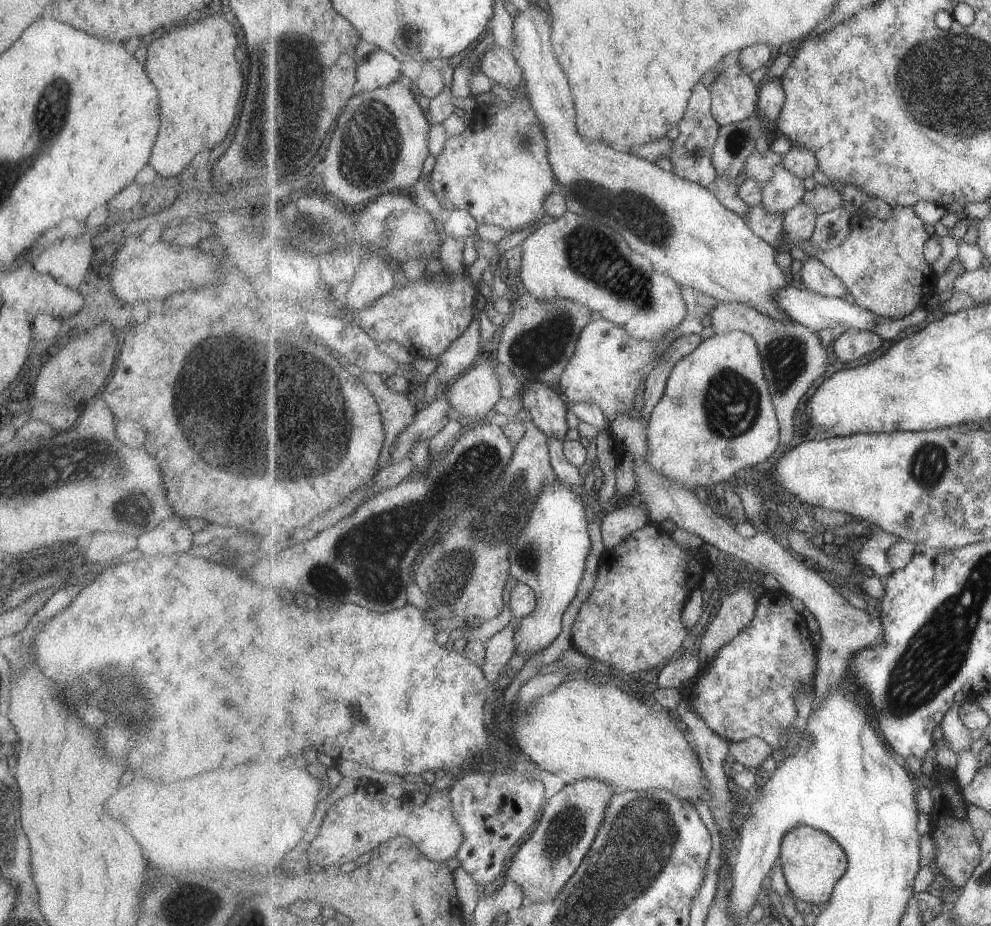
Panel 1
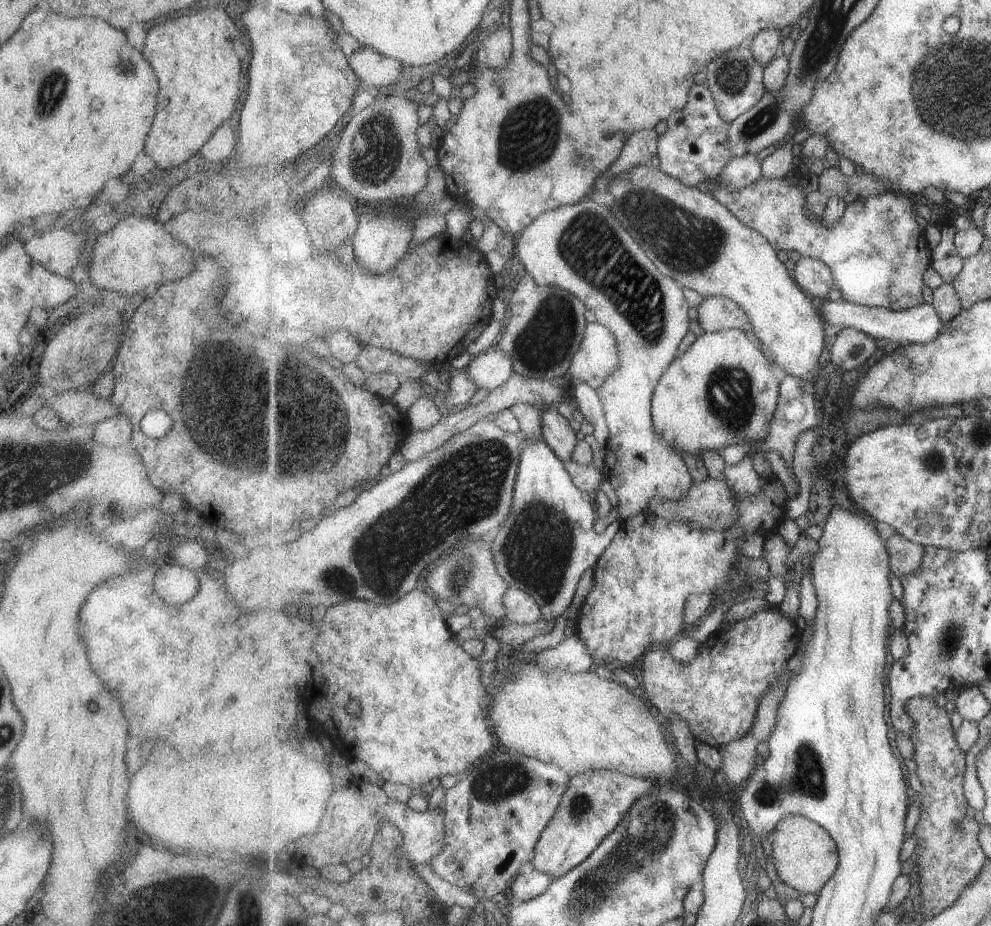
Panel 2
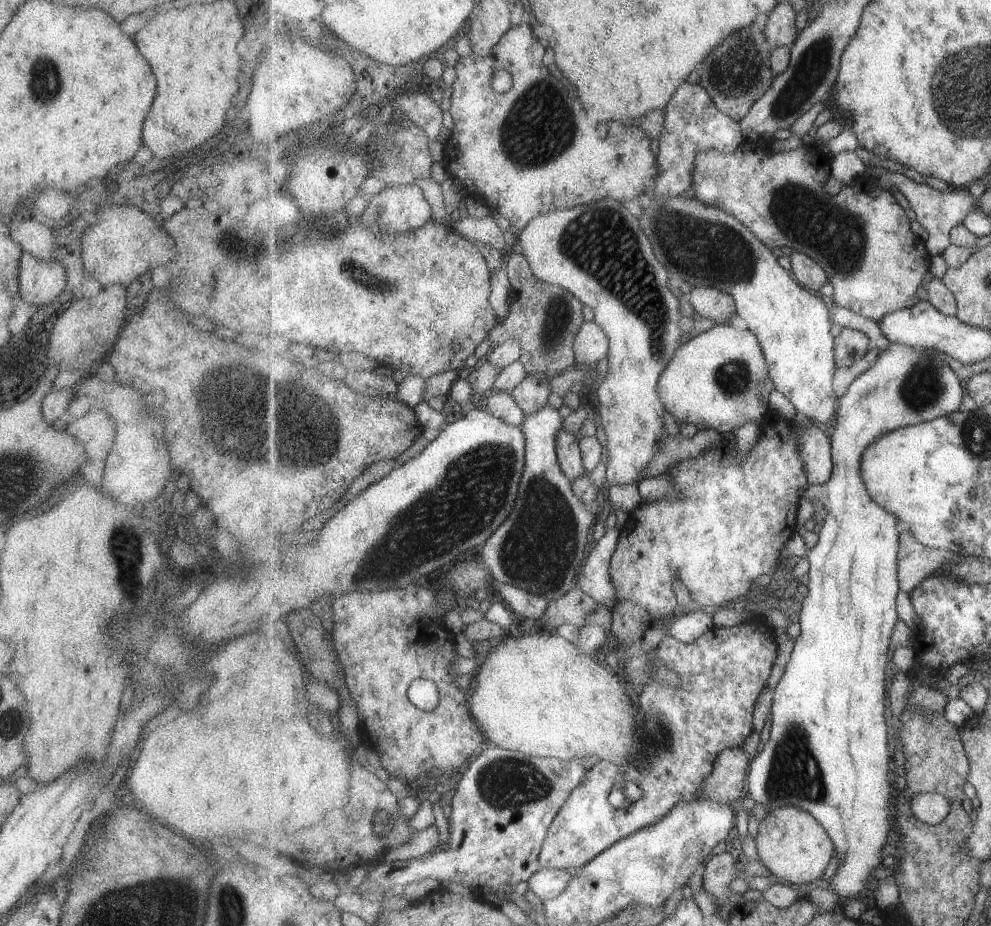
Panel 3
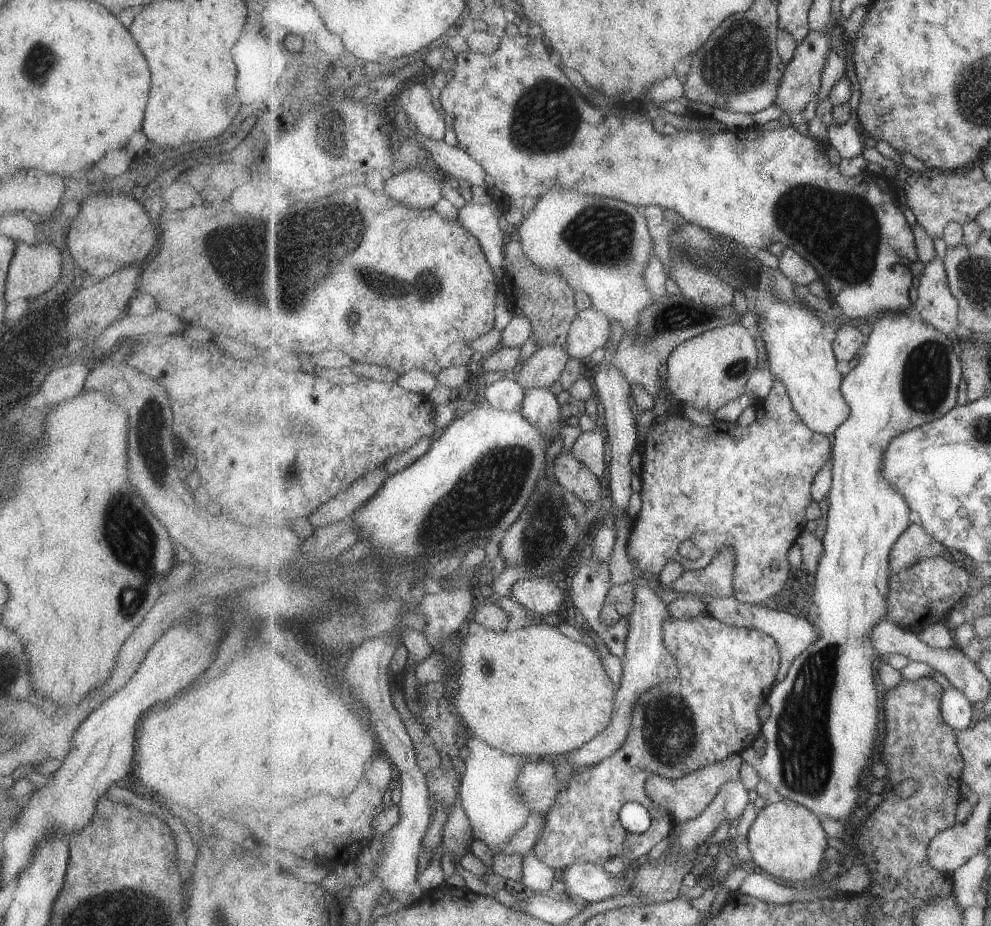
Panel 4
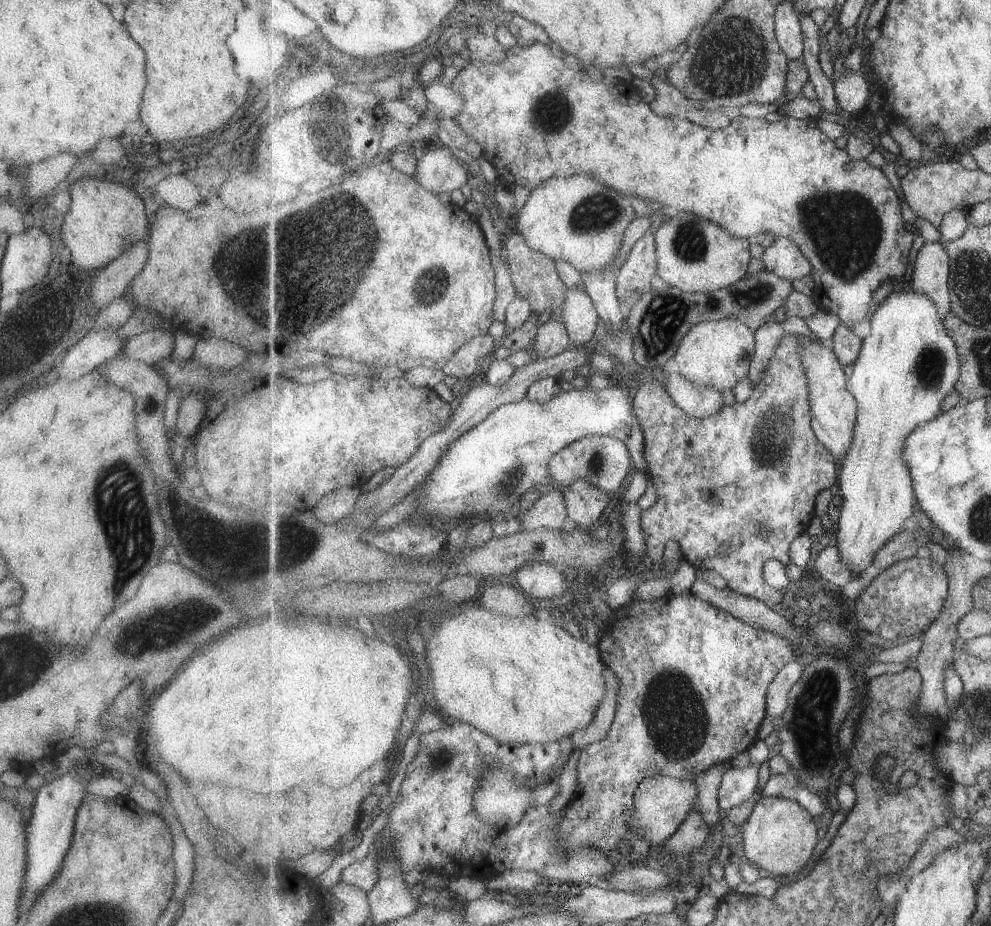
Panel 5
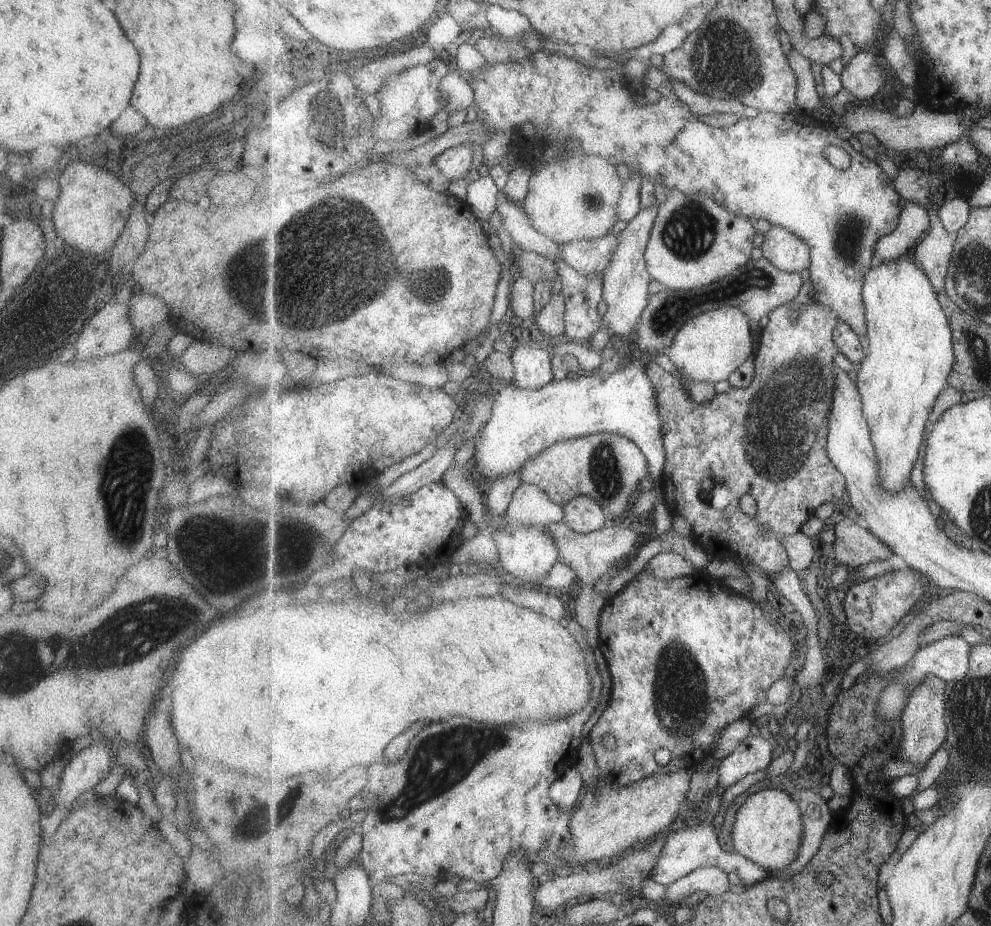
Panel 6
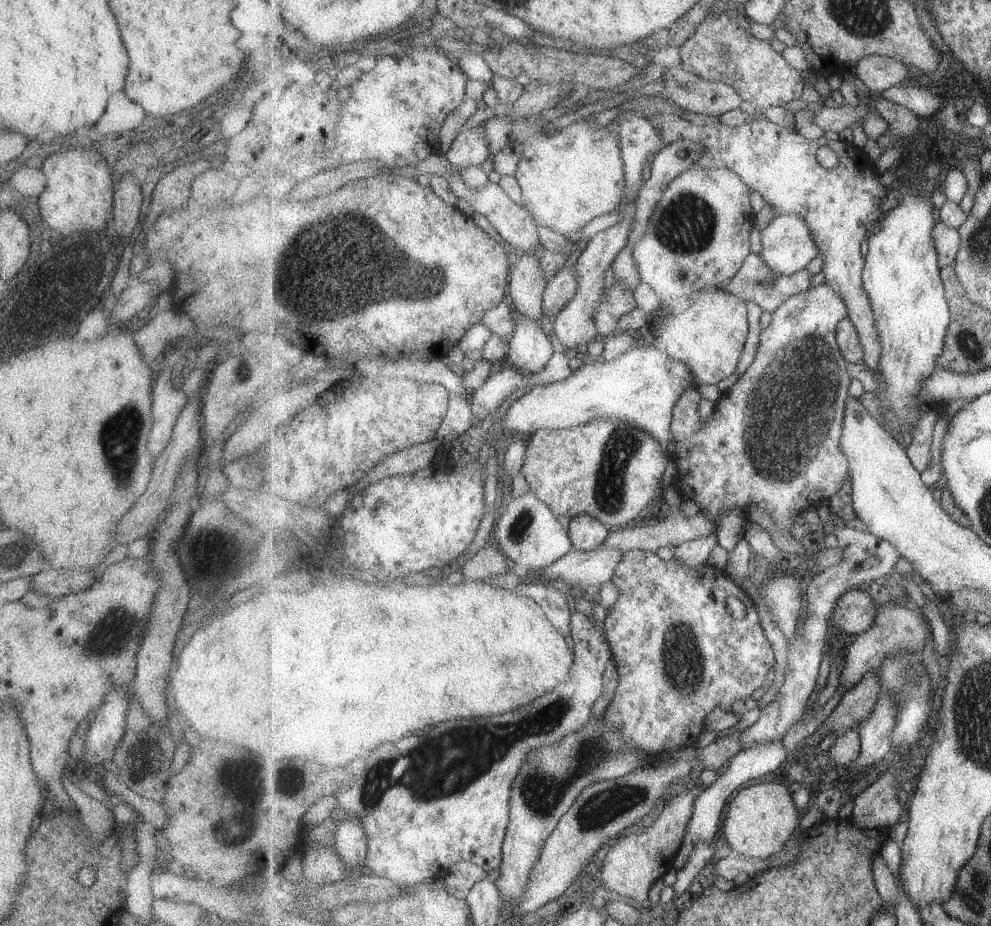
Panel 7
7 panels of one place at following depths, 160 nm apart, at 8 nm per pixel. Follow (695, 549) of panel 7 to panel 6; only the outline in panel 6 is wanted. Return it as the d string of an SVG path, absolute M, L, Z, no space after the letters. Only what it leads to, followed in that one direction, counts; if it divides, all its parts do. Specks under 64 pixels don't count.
M678 549L660 552L648 562L643 572L665 580L697 574L696 566L685 561Z

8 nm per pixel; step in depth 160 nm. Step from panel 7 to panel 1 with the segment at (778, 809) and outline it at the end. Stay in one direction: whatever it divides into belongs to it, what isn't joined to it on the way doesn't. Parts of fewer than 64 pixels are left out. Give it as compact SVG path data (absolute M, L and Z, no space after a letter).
M807 824L795 826L785 834L779 853L786 884L794 898L811 904L829 904L837 883L850 867L850 860L843 845L827 832Z

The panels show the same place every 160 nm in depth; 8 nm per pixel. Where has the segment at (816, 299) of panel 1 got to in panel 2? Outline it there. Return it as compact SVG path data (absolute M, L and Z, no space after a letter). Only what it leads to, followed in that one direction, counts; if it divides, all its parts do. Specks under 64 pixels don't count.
M827 298L822 304L821 312L831 330L853 327L875 338L887 338L890 346L907 346L913 343L927 344L927 342L935 340L937 336L942 334L942 328L946 323L939 316L933 304L927 303L902 311L894 311L885 307L858 305L857 303L846 301L843 298L836 300Z

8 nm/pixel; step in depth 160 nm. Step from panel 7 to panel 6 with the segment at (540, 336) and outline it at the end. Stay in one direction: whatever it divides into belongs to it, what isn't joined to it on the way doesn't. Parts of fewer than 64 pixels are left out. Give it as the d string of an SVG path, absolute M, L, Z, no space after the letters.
M543 338L539 346L523 348L515 352L513 364L516 368L515 385L526 389L540 389L555 381L550 347Z

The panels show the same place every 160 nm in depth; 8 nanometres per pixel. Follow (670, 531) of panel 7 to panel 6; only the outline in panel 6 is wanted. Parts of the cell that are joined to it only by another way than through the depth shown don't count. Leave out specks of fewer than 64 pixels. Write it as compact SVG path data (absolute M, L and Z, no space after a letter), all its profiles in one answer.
M611 521L607 526L590 533L580 533L567 526L567 523L551 523L547 526L550 536L557 540L559 561L571 565L578 574L578 578L583 582L583 586L592 585L597 582L617 560L625 558L628 552L637 542L637 534L619 523Z

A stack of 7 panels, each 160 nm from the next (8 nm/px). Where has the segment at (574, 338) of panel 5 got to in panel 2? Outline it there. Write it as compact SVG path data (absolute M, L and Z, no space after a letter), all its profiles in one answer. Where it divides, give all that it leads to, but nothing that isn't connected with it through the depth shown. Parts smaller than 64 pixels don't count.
M599 322L588 323L582 348L573 357L570 369L573 386L587 383L599 390L620 367L616 336Z

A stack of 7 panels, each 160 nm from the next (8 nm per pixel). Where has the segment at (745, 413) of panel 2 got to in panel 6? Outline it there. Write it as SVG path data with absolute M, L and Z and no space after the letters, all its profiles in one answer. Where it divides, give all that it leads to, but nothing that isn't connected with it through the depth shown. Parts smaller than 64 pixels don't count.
M721 307L693 317L682 326L666 353L686 377L717 384L728 380L752 355L754 341L751 318L740 308Z

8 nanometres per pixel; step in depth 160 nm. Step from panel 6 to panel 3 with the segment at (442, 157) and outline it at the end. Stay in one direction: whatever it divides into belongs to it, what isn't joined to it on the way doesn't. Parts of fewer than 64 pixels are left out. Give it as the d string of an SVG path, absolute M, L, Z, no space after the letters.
M415 184L392 185L370 197L368 205L361 215L362 223L385 233L409 233L421 228L432 216L432 206L426 199L424 191Z

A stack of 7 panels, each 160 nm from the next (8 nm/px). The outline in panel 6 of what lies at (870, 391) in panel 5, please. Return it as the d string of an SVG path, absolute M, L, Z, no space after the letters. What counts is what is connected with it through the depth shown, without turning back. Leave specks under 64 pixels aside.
M909 254L907 257L904 257L899 261L894 261L893 263L882 265L881 267L873 267L872 270L868 272L868 277L866 278L866 283L864 286L864 301L866 304L866 317L868 322L867 335L870 341L868 343L868 355L864 358L864 361L859 366L859 370L857 372L856 384L860 395L862 396L863 410L868 418L872 432L871 436L873 437L877 448L878 461L882 470L882 487L892 493L898 493L908 485L909 476L911 476L911 472L913 472L913 468L915 468L915 462L917 462L917 458L919 458L919 452L921 452L919 448L921 448L921 444L923 444L923 440L925 440L923 432L925 432L925 428L927 428L929 414L933 412L933 406L935 406L937 396L943 392L944 388L949 386L947 380L949 380L949 376L951 376L956 361L956 354L954 353L954 332L952 331L948 314L943 308L943 305L939 302L938 296L939 294L933 288L931 279L916 263L914 254Z

